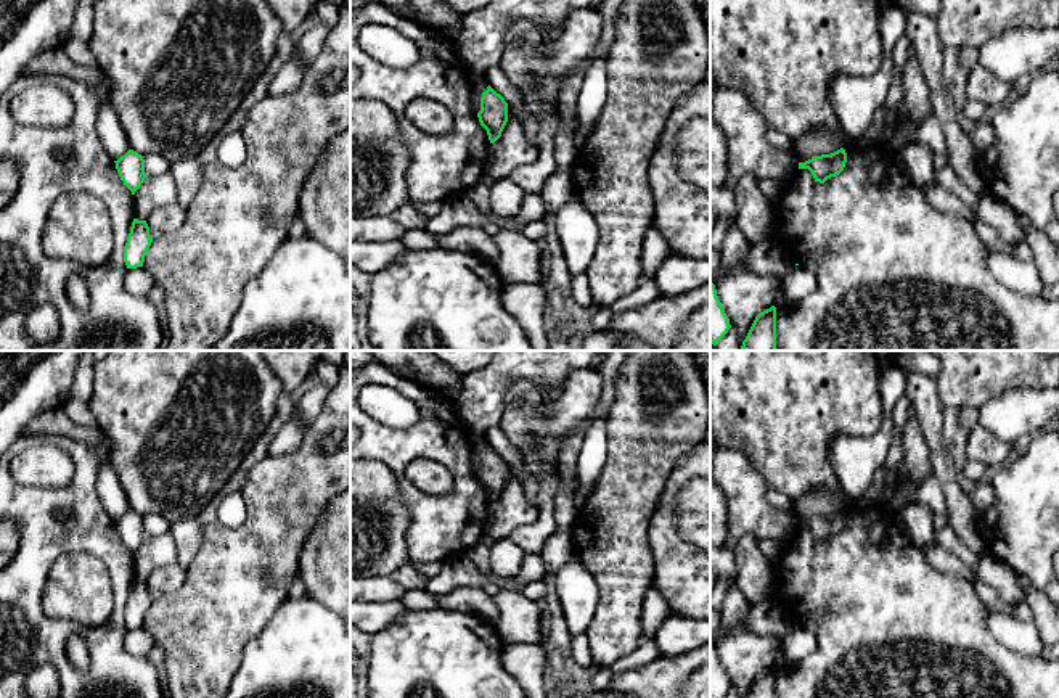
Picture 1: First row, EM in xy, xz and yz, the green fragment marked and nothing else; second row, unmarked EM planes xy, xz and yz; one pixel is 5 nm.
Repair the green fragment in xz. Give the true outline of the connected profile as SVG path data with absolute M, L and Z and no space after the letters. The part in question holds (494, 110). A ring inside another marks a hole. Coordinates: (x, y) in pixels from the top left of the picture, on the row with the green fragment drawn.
M490 85L482 93L477 117L480 125L487 130L490 143L495 143L508 122L508 103Z

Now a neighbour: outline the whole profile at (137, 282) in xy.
M143 267L129 269L124 278L124 286L133 296L148 296L154 288L154 280Z

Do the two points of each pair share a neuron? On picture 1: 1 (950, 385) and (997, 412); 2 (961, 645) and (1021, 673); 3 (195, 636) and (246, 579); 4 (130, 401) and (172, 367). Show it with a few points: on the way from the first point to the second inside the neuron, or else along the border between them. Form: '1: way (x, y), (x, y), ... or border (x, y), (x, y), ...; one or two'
1: border (1018, 386), (1006, 388), (977, 409); two
2: way (976, 660), (987, 671), (1006, 673); one
3: way (208, 621), (232, 594); one
4: way (140, 399), (163, 377); one

